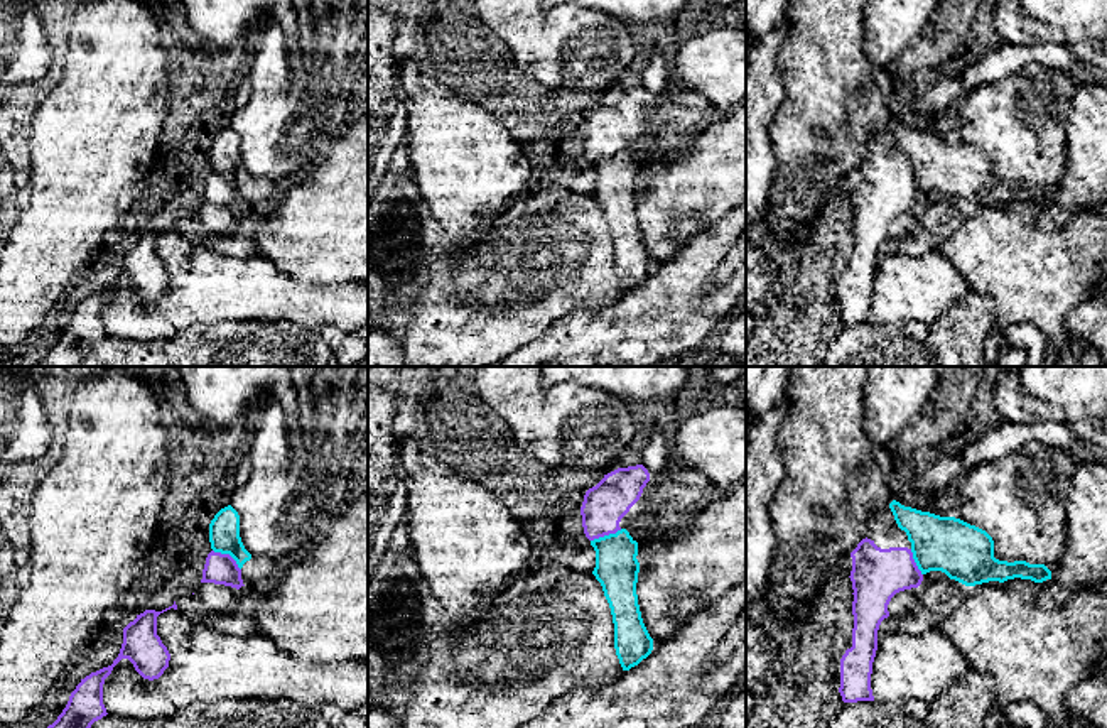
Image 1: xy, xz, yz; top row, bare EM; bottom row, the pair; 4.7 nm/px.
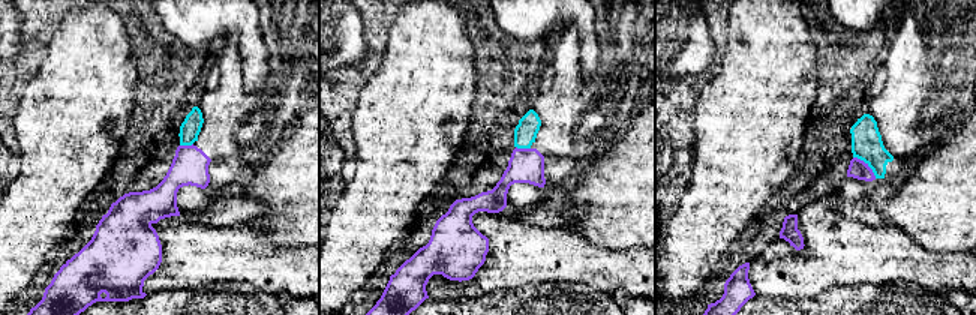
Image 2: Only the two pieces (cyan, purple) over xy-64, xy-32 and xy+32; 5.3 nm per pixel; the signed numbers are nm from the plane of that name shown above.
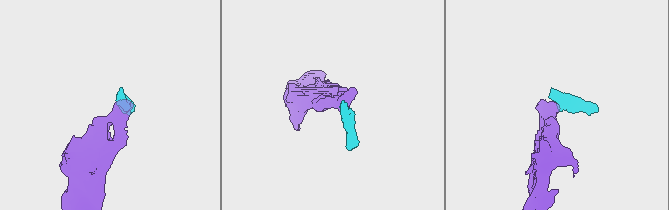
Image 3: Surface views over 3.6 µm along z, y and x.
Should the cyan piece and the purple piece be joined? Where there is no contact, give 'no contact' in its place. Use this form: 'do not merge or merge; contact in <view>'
do not merge; contact in xy

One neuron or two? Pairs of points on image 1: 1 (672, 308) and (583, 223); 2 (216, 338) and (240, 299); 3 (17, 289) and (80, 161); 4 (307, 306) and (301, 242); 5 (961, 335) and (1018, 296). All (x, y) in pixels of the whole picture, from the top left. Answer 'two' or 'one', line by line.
1: two
2: two
3: one
4: two
5: two

